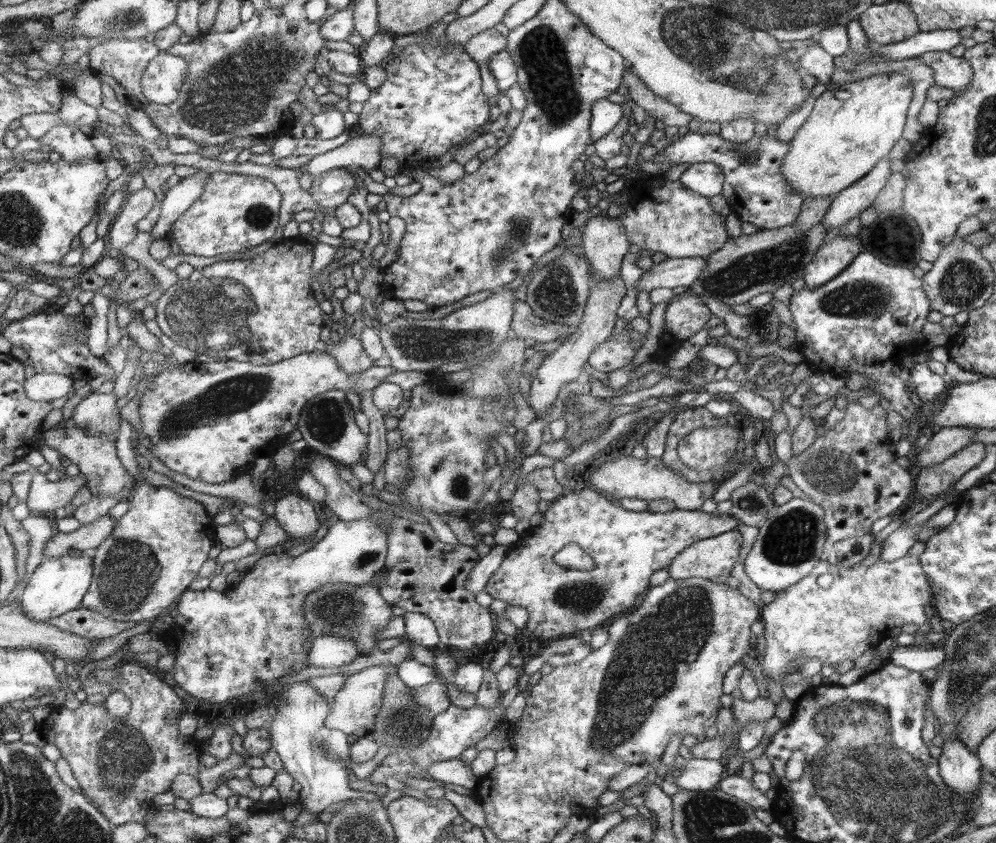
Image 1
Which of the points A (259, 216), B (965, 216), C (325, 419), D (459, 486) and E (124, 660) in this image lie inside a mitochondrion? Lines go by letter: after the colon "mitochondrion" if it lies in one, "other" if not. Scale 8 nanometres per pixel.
A: mitochondrion
B: other
C: mitochondrion
D: mitochondrion
E: other

